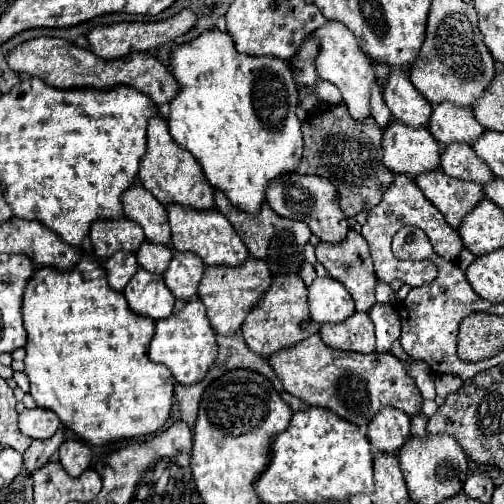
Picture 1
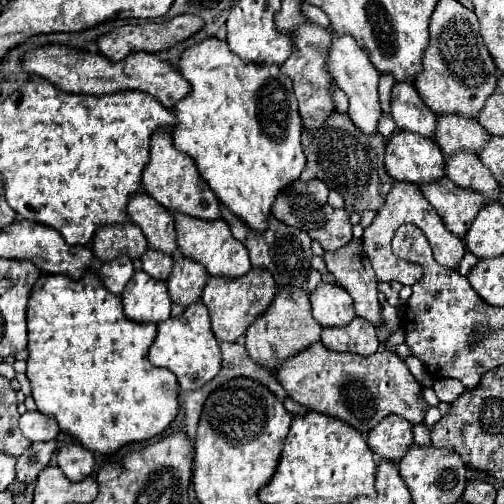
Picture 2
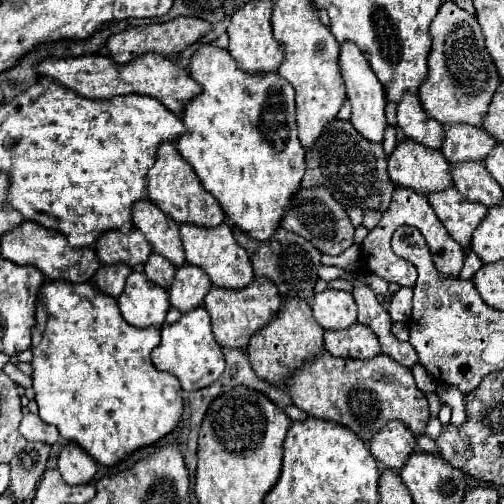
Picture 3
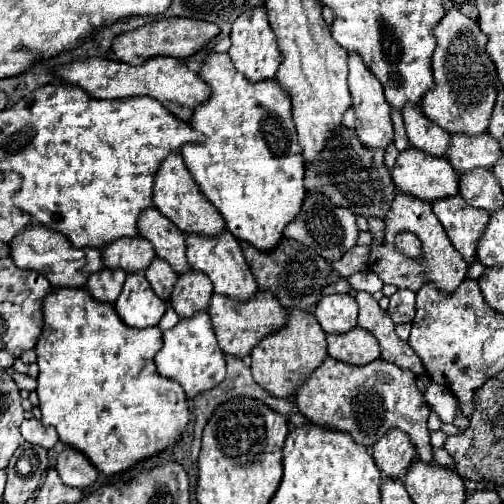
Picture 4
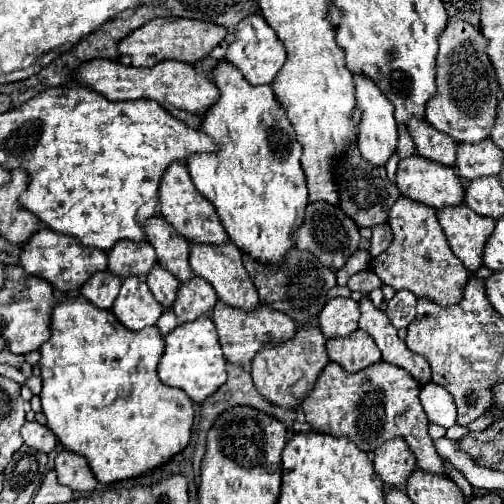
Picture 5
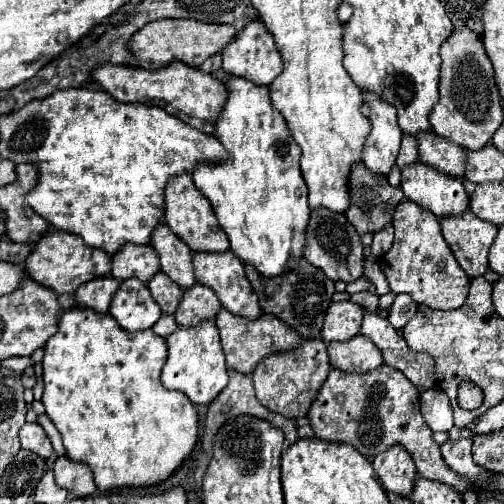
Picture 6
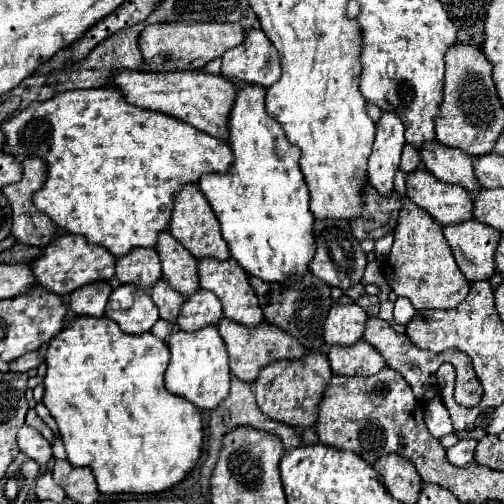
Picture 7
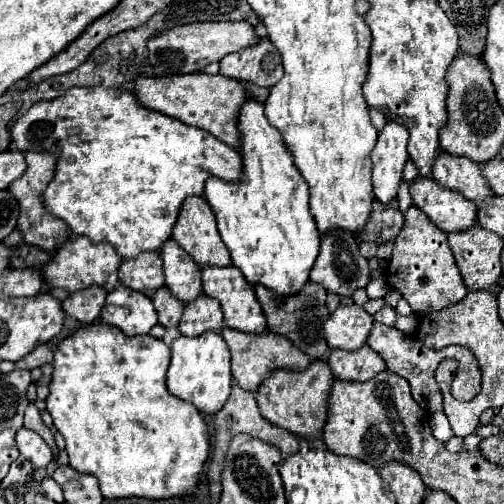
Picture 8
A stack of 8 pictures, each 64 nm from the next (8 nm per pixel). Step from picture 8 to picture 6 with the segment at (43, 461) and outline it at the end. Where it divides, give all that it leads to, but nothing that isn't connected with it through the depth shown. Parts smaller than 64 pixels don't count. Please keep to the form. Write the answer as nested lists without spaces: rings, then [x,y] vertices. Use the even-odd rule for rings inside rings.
[[[26,422],[20,428],[20,442],[22,442],[22,448],[38,452],[38,456],[44,456],[44,458],[48,458],[54,452],[50,438],[46,436],[44,428],[36,422]]]

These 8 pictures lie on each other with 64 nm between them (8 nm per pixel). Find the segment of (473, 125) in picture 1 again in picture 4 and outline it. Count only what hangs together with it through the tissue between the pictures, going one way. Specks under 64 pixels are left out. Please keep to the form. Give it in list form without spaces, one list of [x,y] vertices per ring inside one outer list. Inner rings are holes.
[[[456,132],[450,138],[446,160],[458,172],[472,168],[492,168],[500,156],[500,150],[500,144],[488,132],[476,136]]]

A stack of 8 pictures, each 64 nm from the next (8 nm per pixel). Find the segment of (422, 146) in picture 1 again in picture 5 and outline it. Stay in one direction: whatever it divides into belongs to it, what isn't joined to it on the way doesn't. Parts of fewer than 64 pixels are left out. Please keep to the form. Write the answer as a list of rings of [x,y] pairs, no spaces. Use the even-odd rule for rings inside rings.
[[[412,154],[408,158],[402,158],[398,162],[398,172],[396,172],[396,186],[400,192],[412,200],[418,200],[422,204],[428,204],[432,208],[442,208],[442,206],[454,206],[464,200],[464,184],[460,176],[454,172],[454,168],[432,162],[420,154]]]

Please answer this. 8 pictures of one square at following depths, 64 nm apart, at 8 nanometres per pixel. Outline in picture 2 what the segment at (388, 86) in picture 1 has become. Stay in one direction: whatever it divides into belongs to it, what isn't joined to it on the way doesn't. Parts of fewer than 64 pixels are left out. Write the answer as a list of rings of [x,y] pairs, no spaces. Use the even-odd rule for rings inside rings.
[[[396,82],[390,92],[392,118],[400,130],[418,132],[426,138],[434,138],[436,116],[424,104],[412,82]]]

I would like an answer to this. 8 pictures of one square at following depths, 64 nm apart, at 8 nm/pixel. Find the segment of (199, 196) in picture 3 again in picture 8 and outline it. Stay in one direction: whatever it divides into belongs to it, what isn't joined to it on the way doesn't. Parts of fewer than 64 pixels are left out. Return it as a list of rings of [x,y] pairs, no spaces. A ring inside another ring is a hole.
[[[186,196],[186,200],[182,202],[178,220],[174,224],[172,230],[172,238],[192,256],[192,260],[200,266],[204,264],[214,264],[214,266],[228,266],[230,262],[230,252],[226,248],[226,244],[220,238],[220,232],[216,228],[216,218],[214,212],[210,208],[210,204],[206,202],[204,196]]]

